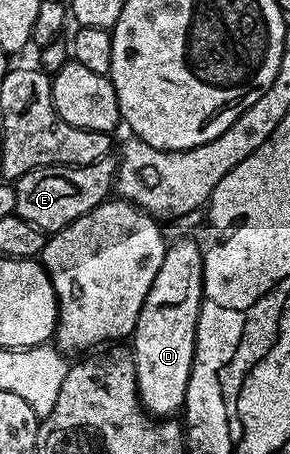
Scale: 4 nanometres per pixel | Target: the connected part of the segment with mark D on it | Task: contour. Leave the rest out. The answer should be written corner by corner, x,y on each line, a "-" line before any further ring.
186,235
180,240
174,240
172,244
166,248
163,255
163,263
159,267
159,275
155,275
155,283
151,283
151,291
147,291
147,299
143,299
143,307
139,311
139,319
135,323
131,334
131,356
133,358
133,366
135,367
135,375
137,376
137,398
141,401
141,408
146,413
157,419
169,419
174,416
173,413
182,408
185,403
185,392
189,386
189,376
193,370
193,356
197,353
197,324
199,323
199,311
201,310
201,300
203,299
203,263
205,262
205,254
202,246
197,246
192,241
192,236

